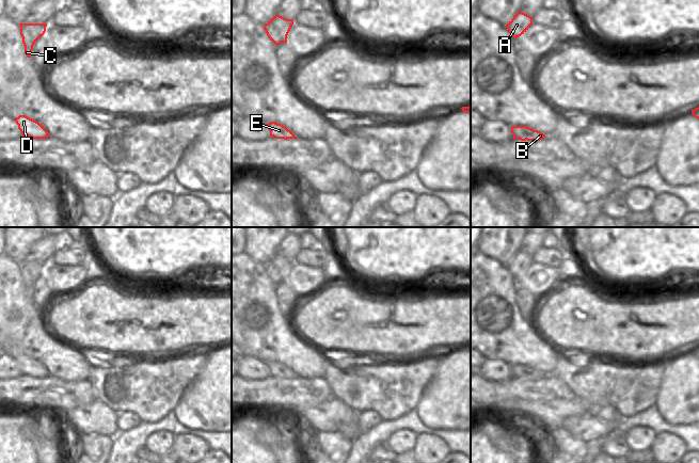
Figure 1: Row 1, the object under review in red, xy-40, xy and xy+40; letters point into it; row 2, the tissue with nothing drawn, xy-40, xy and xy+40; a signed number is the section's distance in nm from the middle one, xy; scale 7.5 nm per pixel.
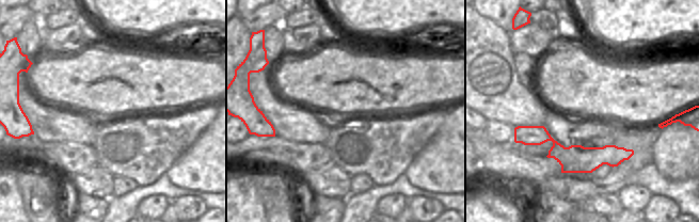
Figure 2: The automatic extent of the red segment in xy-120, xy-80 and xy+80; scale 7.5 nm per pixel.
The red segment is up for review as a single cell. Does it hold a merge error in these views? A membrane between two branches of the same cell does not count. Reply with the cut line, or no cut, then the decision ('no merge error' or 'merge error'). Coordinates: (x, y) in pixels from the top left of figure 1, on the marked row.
xy+40 (525, 127), (527, 139) | merge error

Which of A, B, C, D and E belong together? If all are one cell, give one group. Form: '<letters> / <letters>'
A C D E / B

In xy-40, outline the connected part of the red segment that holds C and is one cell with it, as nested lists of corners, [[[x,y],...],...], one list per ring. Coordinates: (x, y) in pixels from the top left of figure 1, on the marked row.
[[[19,23],[25,54],[31,58],[35,42],[45,34],[47,23]]]

